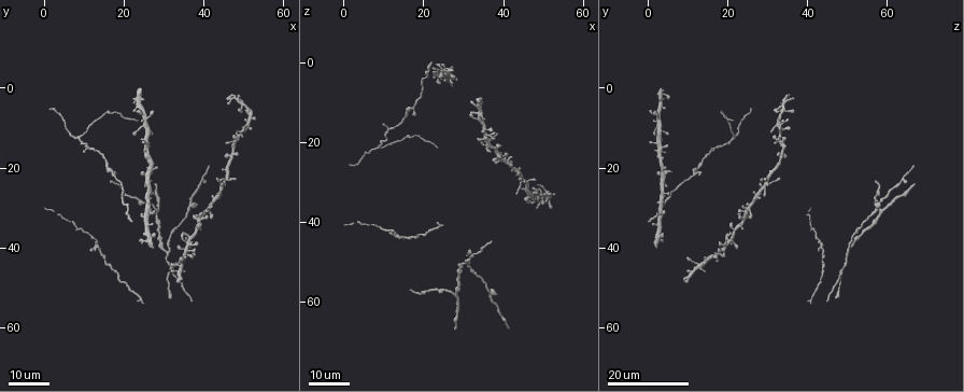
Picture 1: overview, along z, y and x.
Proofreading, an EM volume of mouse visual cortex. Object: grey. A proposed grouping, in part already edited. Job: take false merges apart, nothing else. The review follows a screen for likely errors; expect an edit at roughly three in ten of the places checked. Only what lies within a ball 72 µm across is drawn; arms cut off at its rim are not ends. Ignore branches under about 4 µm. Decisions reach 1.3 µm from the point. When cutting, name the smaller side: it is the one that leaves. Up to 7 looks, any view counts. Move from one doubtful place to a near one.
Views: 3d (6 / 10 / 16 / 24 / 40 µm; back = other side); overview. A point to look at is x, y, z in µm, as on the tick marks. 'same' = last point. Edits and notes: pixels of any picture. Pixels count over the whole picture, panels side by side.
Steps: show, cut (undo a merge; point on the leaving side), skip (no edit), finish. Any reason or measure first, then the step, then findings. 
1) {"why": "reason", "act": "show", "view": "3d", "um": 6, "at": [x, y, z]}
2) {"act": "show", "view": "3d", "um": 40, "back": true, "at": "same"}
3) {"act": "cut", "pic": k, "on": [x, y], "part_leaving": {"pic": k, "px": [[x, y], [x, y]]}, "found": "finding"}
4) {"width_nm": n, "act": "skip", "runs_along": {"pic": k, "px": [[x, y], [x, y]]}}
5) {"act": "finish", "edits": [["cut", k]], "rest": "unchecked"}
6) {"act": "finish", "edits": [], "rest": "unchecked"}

{"why": "looks like a crossing", "act": "show", "view": "3d", "um": 24, "at": [31.0, 41.5, 50.0]}

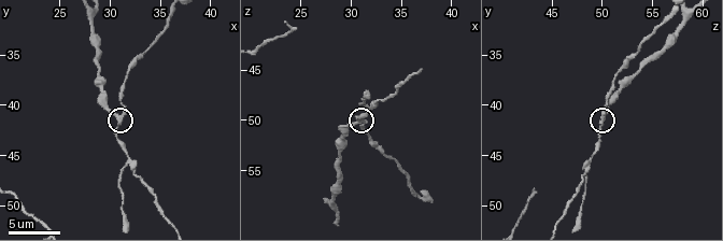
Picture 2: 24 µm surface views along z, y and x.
{"act": "show", "view": "3d", "um": 6, "at": [30.8, 41.4, 49.8]}

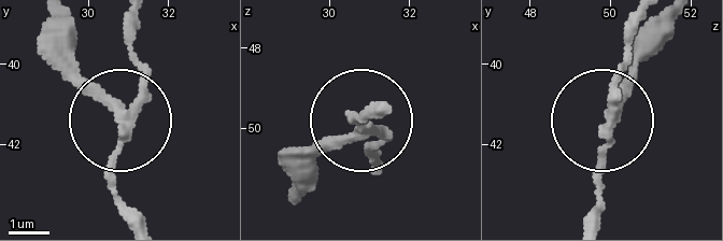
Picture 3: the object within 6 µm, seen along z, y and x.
{"act": "cut", "pic": 3, "on": [79, 80], "part_leaving": {"pic": 3, "px": [[122, 114], [74, 56], [70, 25]]}, "found": "a second neuron is stuck on"}

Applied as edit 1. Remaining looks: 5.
{"why": "three arms meet", "act": "show", "view": "3d", "um": 16, "at": [35.5, 38.5, 20.5]}

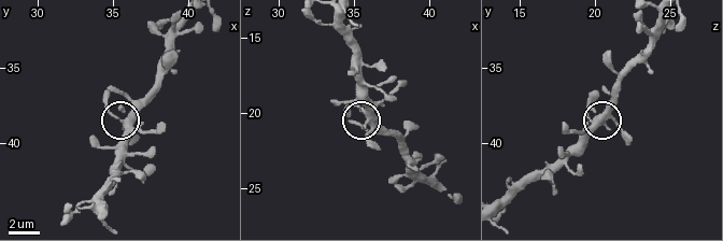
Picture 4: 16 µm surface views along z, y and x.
{"act": "show", "view": "3d", "um": 10, "at": [36.2, 38.4, 21.2]}

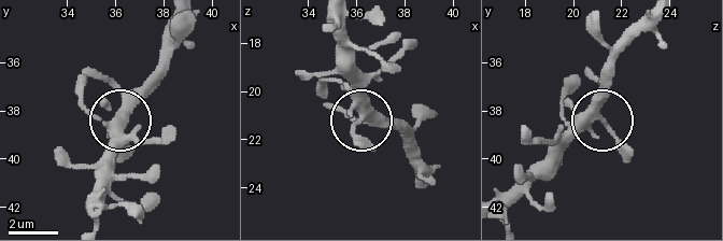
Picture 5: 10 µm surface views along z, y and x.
{"width_nm": 270, "act": "skip", "runs_along": {"pic": 5, "px": [[343, 19], [343, 69], [359, 116], [355, 135], [366, 146]]}, "found": "continuous, no second neuron"}

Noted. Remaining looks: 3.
{"why": "branch point", "act": "show", "view": "3d", "um": 16, "at": [31.4, 45.8, 48.6]}

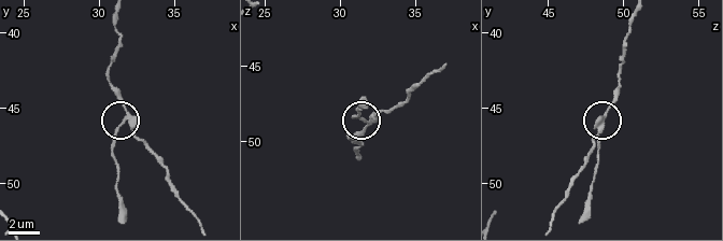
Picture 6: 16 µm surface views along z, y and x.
{"act": "show", "view": "3d", "um": 16, "back": true, "at": [31.6, 46.0, 48.4]}

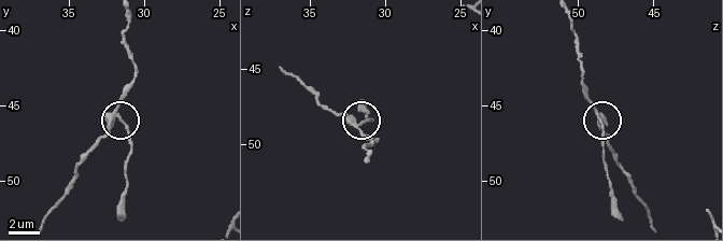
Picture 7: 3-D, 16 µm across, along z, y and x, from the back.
{"width_nm": 290, "act": "cut", "pic": 7, "on": [128, 136], "part_leaving": {"pic": 7, "px": [[113, 119], [125, 127], [131, 151], [121, 218]]}, "found": "two neurons meet here"}

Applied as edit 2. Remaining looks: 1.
{"act": "finish", "edits": [["cut", 3], ["cut", 7]], "rest": "unchecked"}

